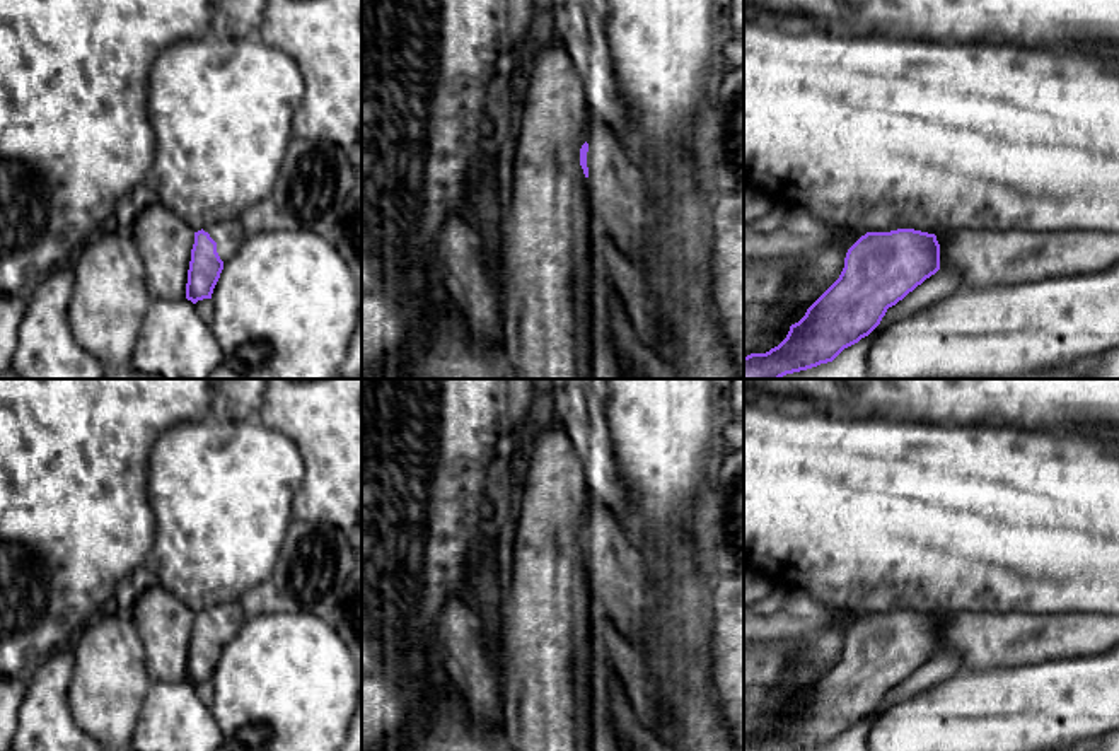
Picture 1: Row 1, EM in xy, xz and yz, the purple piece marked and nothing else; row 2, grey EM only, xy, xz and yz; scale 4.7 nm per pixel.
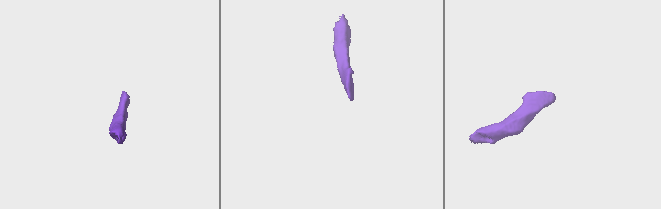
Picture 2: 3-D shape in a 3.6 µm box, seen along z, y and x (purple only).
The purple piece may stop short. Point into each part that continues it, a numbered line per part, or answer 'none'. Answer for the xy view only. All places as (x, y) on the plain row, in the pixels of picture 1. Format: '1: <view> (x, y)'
1: xy (229, 617)

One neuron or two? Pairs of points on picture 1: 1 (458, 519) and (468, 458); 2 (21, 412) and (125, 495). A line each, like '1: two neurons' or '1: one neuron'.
1: one neuron
2: one neuron

